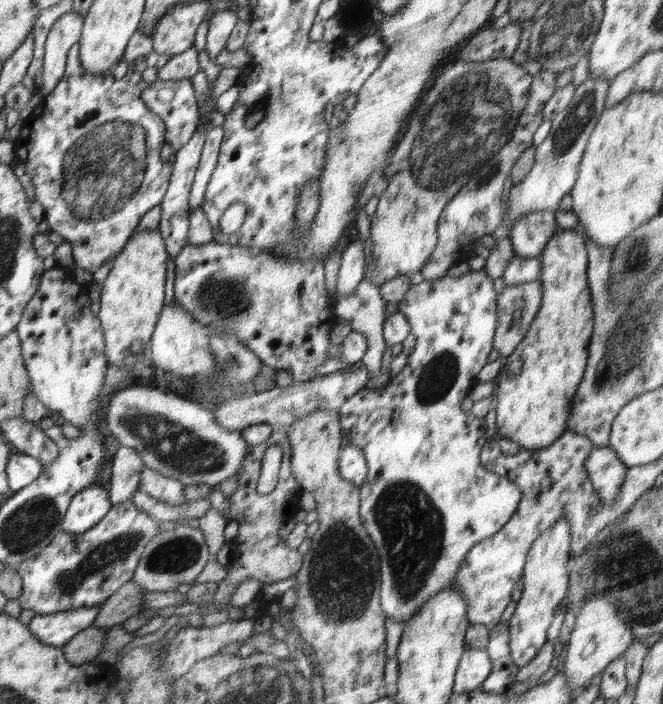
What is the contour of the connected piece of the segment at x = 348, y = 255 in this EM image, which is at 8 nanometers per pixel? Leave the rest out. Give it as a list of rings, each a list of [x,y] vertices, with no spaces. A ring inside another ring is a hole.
[[[358,236],[357,240],[342,249],[338,282],[336,282],[336,293],[334,296],[352,293],[358,283],[362,281],[364,265],[366,264],[364,241]]]

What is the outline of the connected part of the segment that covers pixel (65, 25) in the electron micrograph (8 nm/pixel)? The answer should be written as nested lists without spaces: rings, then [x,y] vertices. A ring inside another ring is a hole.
[[[68,12],[56,20],[45,41],[43,59],[43,83],[37,92],[47,95],[64,77],[67,54],[79,43],[84,29],[84,17],[78,12]]]

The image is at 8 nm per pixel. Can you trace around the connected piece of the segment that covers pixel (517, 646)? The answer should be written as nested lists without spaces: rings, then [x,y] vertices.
[[[560,518],[532,544],[526,554],[522,575],[523,590],[517,602],[514,615],[508,620],[508,635],[510,635],[510,657],[516,667],[522,668],[528,664],[542,645],[548,640],[547,632],[552,623],[555,612],[567,595],[568,560],[571,557],[571,533],[567,518]]]

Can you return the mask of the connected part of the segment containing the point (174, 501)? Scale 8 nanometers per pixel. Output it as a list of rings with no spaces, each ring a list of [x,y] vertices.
[[[144,466],[139,480],[139,491],[148,494],[155,500],[164,502],[172,507],[188,504],[183,496],[185,486],[179,480],[166,478],[156,473],[152,468]]]

